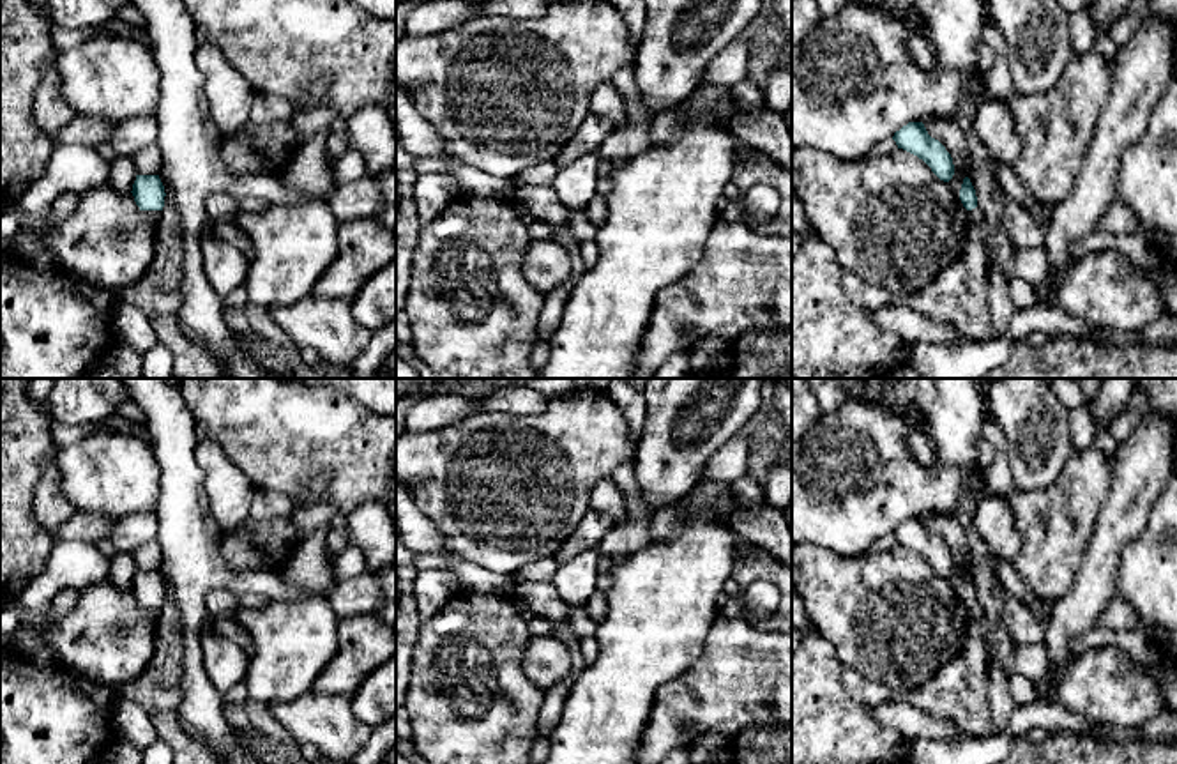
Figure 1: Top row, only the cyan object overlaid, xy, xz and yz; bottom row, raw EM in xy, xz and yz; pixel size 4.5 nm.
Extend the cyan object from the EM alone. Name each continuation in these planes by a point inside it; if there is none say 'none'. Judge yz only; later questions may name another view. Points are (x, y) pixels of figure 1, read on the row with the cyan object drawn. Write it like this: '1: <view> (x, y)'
1: yz (976, 216)

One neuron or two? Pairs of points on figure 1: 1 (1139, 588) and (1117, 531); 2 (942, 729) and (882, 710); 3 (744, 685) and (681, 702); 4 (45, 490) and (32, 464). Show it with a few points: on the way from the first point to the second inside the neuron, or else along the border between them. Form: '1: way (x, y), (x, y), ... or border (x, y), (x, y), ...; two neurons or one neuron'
1: border (1149, 515), (1144, 531), (1121, 554), (1116, 589); two neurons
2: way (928, 727), (896, 715); one neuron
3: way (728, 688), (697, 706); one neuron
4: border (53, 446), (36, 488), (34, 519); two neurons

